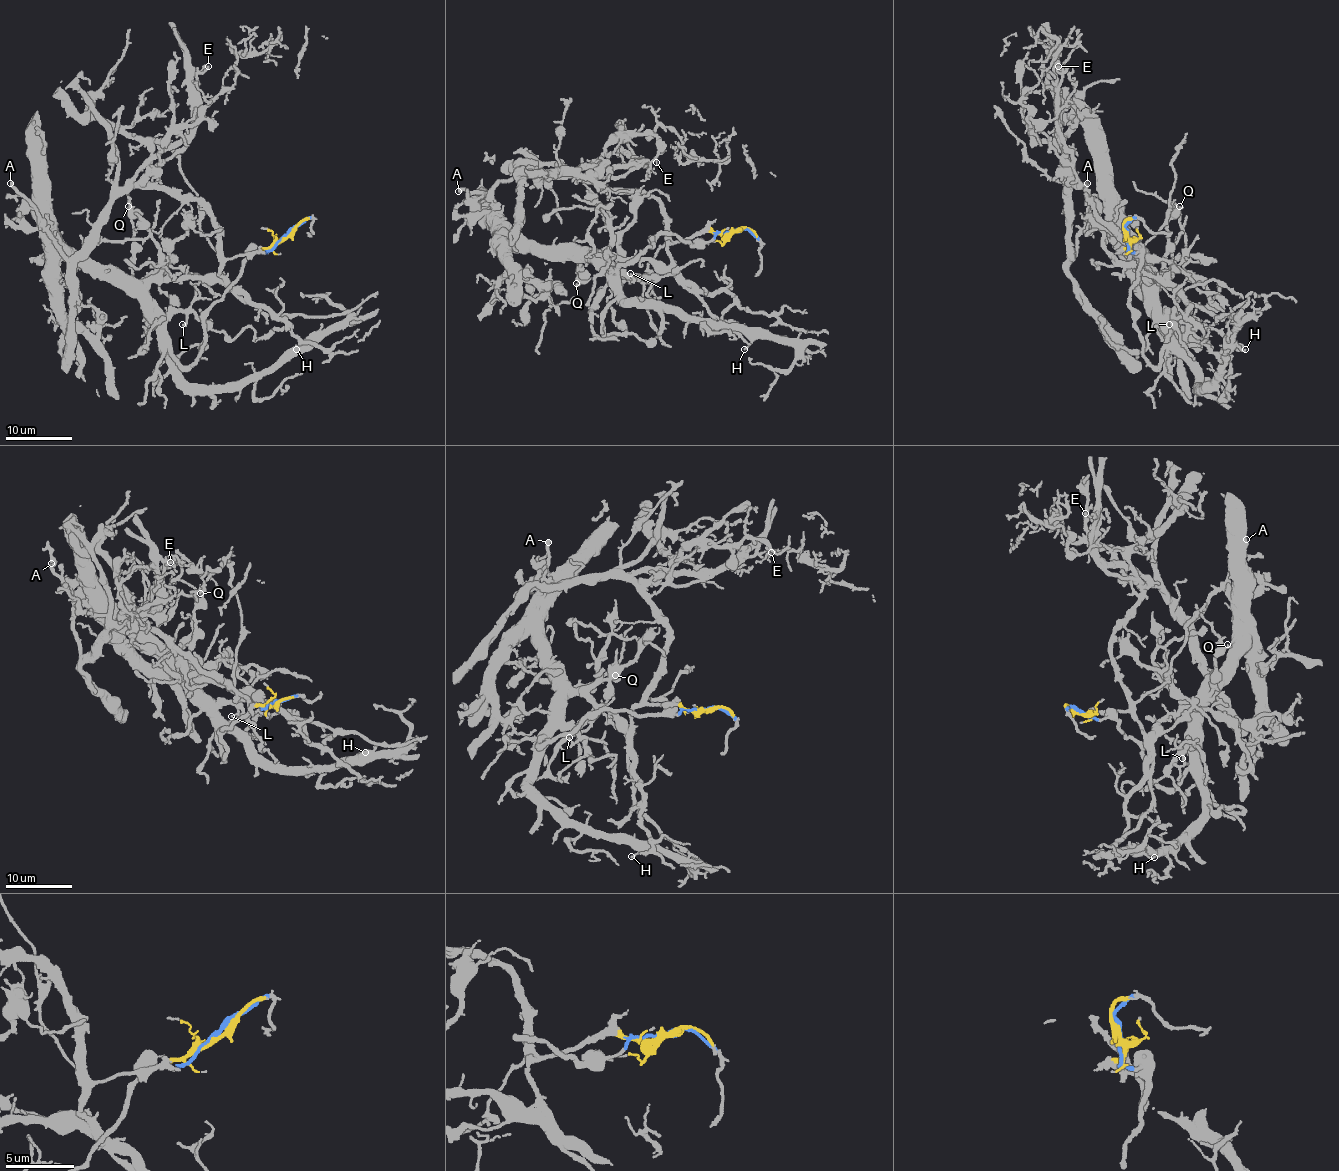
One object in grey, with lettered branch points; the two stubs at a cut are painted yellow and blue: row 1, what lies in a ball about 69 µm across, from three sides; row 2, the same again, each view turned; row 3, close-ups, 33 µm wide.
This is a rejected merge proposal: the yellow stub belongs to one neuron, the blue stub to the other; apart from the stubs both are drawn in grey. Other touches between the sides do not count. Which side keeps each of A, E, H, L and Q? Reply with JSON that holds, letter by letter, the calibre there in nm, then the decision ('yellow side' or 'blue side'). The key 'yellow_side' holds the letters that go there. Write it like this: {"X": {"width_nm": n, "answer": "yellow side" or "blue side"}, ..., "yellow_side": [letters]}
{"A": {"width_nm": 360, "answer": "yellow side"}, "E": {"width_nm": 140, "answer": "yellow side"}, "H": {"width_nm": 90, "answer": "blue side"}, "L": {"width_nm": 90, "answer": "blue side"}, "Q": {"width_nm": 130, "answer": "blue side"}, "yellow_side": ["A", "E"]}

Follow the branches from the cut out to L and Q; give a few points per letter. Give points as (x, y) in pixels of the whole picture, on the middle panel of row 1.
L: (736, 231), (719, 231), (694, 244), (676, 234), (659, 234), (636, 258), (614, 268), (634, 279), (631, 273)
Q: (736, 231), (694, 244), (659, 234), (616, 268), (581, 261), (576, 283)

